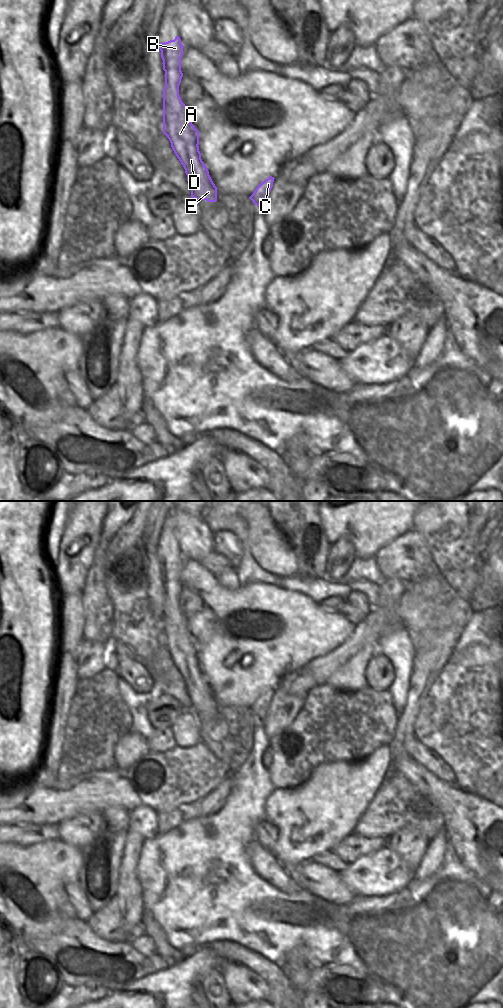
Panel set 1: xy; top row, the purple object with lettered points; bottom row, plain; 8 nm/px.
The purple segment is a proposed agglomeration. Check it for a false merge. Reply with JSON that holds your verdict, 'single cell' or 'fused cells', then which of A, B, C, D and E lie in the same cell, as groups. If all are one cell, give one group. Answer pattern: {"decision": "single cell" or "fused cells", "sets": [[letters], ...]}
{"decision": "fused cells", "sets": [["A", "B", "D", "E"], ["C"]]}

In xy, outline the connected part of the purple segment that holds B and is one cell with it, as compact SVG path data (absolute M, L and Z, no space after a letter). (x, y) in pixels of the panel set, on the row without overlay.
M176 548L174 552L164 554L164 557L167 561L167 587L171 599L171 613L176 614L178 611L181 612L179 597L183 589L181 583L181 569L183 567L184 558L179 548Z

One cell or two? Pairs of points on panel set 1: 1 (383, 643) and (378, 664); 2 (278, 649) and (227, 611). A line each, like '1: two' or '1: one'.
1: two
2: one

